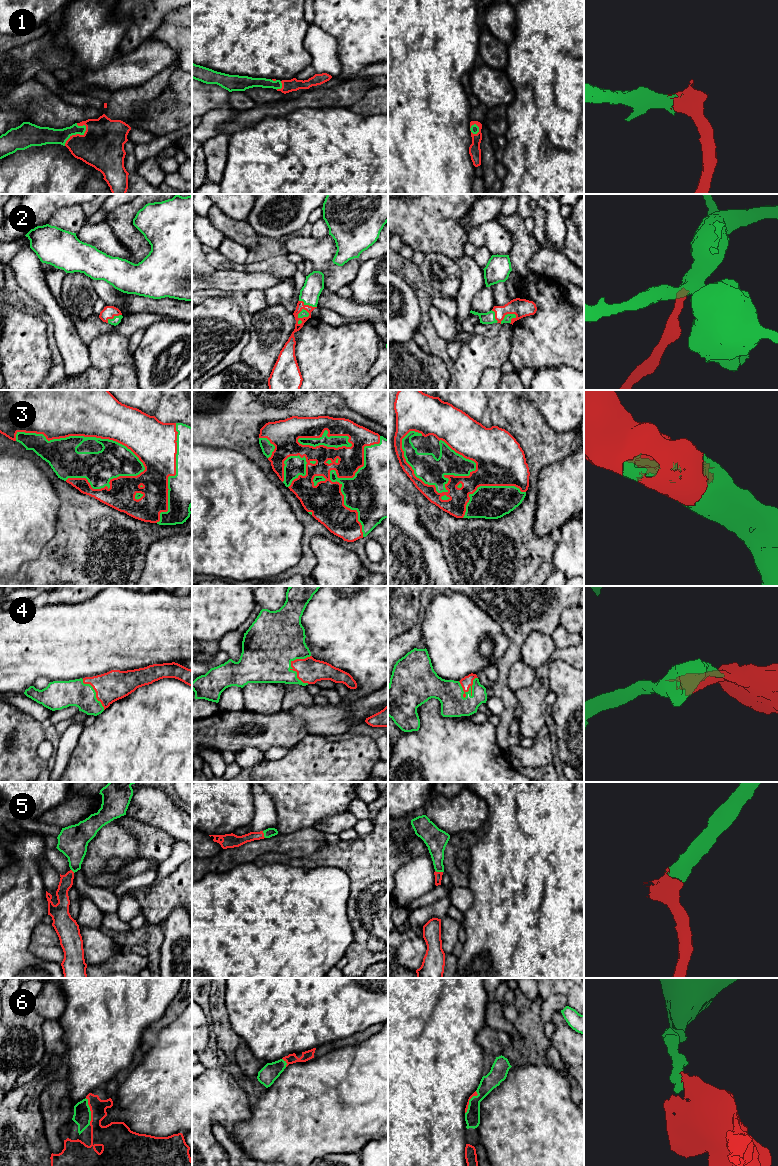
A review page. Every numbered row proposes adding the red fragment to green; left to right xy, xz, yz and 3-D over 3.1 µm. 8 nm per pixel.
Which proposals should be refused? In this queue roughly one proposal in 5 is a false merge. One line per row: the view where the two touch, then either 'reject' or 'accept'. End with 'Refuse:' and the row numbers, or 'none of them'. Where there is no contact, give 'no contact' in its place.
1: meets green in xy; accept
2: meets green in xz; accept
3: meets green in xy; accept
4: meets green in yz; accept
5: meets green in yz; reject
6: meets green in xy; accept
Refuse: 5

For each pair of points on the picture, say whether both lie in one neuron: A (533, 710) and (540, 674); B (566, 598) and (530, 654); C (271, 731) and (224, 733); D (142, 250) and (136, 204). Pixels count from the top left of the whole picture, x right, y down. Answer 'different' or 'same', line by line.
A: same
B: different
C: same
D: same

